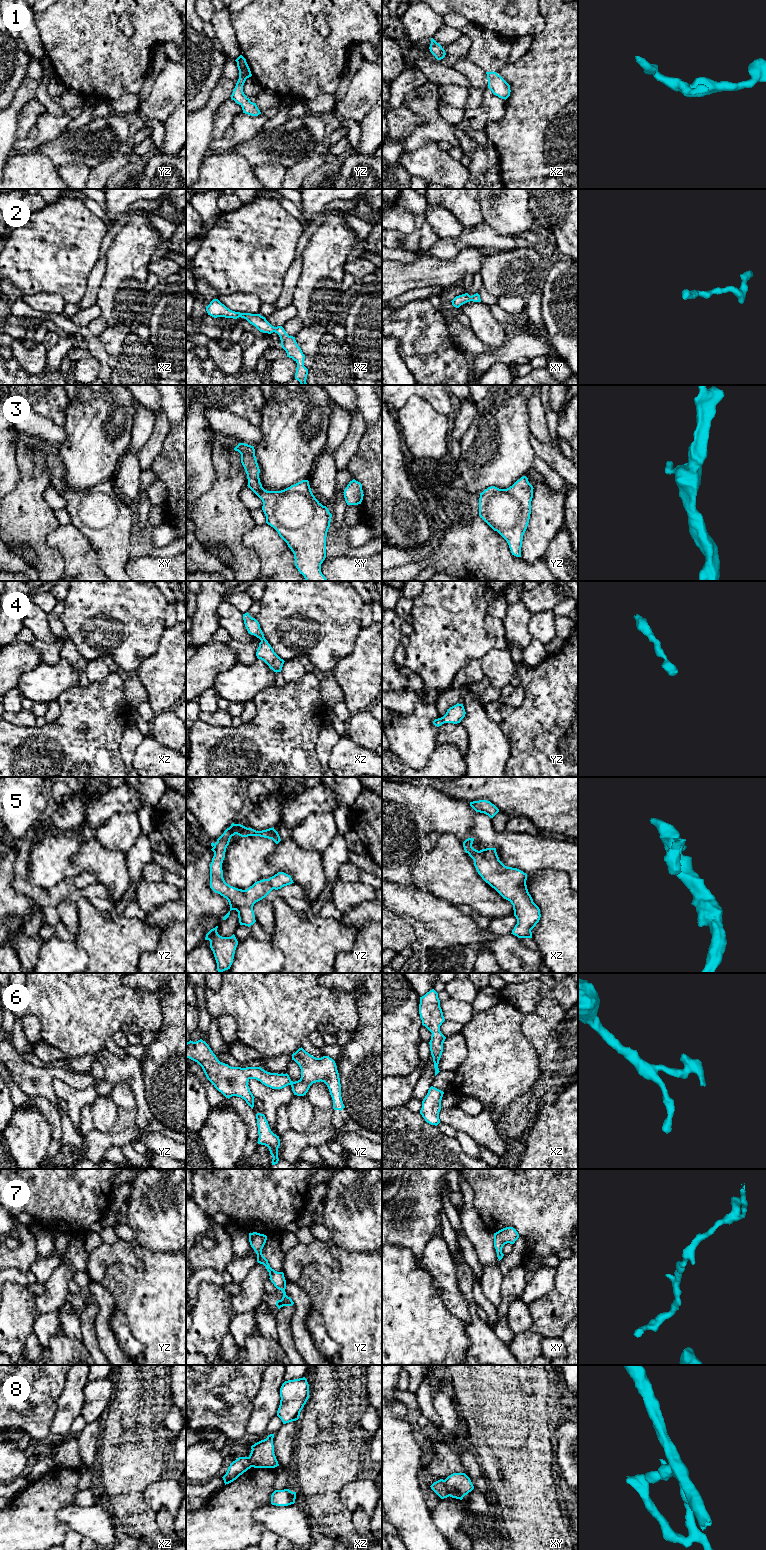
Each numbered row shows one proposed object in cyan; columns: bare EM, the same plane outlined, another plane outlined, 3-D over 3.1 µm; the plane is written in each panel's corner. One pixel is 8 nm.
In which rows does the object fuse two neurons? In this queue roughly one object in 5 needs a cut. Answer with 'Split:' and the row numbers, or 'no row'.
Split: 8

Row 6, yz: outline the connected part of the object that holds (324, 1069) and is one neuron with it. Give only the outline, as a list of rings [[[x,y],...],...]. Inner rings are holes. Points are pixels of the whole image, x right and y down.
[[[202,1039],[186,1043],[186,1058],[197,1062],[203,1069],[207,1079],[226,1098],[241,1097],[253,1109],[254,1096],[248,1082],[256,1079],[272,1089],[282,1089],[288,1085],[292,1087],[294,1095],[304,1096],[310,1086],[316,1082],[324,1082],[333,1100],[333,1109],[345,1108],[341,1097],[341,1084],[335,1061],[329,1056],[316,1058],[302,1047],[292,1054],[301,1069],[301,1078],[293,1082],[289,1075],[270,1073],[261,1067],[231,1067],[220,1062],[209,1045]]]

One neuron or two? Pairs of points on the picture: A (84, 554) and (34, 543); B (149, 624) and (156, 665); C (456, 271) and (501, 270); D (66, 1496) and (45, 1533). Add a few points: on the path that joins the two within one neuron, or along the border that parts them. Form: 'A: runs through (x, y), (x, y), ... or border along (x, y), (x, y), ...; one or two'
A: border along (59, 526), (47, 542), (59, 552), (64, 568); two
B: border along (163, 630), (157, 649), (137, 668); two
C: border along (489, 251), (478, 272); two
D: runs through (56, 1504), (45, 1515), (45, 1523); one

